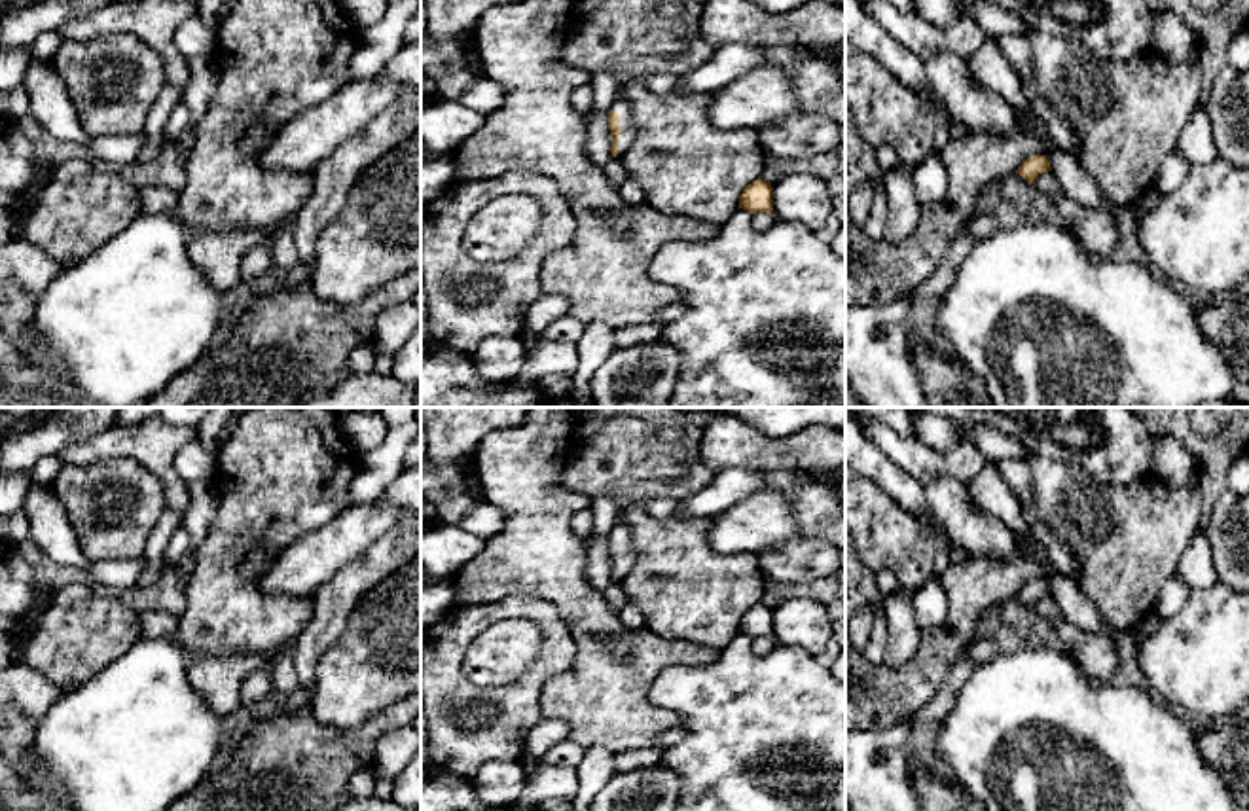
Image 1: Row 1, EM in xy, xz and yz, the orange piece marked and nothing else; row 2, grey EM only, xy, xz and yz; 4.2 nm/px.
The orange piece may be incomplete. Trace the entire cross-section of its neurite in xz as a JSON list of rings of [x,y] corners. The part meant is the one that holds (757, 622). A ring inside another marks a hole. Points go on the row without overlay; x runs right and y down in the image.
[[[762,603],[749,608],[739,620],[739,633],[749,635],[751,639],[773,635],[771,608]]]

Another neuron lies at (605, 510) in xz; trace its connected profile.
[[[601,496],[591,502],[589,510],[593,515],[591,536],[608,538],[616,519],[622,515],[624,506],[610,496]]]

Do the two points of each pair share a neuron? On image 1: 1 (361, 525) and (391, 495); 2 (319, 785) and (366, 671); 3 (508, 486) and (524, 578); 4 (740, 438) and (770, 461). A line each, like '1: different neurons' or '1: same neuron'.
1: different neurons
2: different neurons
3: same neuron
4: same neuron

